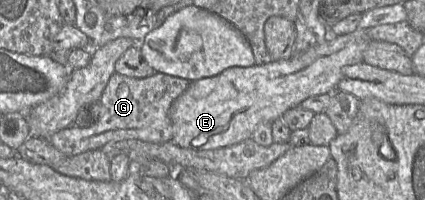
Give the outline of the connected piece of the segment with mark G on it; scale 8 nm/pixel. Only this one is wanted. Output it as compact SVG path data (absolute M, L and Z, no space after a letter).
M113 73L99 100L101 113L98 121L87 128L70 126L46 139L67 156L89 150L106 150L112 144L137 139L151 143L165 143L173 139L173 127L169 117L172 103L188 88L187 79L155 73L146 78L127 77Z

